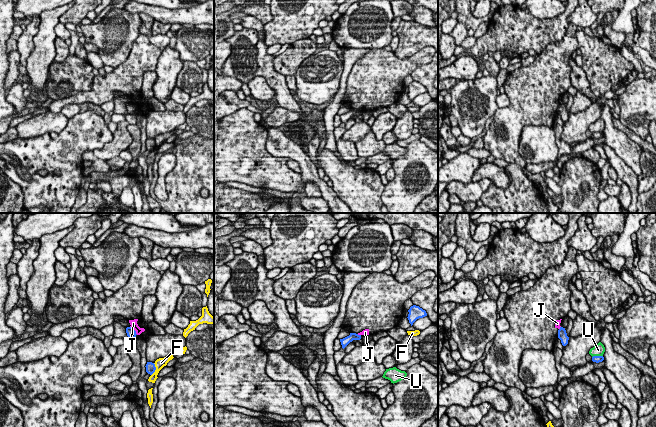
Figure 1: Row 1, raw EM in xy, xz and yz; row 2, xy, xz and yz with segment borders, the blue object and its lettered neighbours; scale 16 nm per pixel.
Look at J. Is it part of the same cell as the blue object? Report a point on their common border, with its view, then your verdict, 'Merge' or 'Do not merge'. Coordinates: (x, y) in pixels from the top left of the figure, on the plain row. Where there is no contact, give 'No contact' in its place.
Touches blue at xy (134, 106). Do not merge

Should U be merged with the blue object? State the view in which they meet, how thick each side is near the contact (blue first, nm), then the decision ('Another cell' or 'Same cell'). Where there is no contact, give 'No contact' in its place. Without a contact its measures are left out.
Touches blue in yz. Thickness 120 nm (blue) against 190 nm. Another cell

